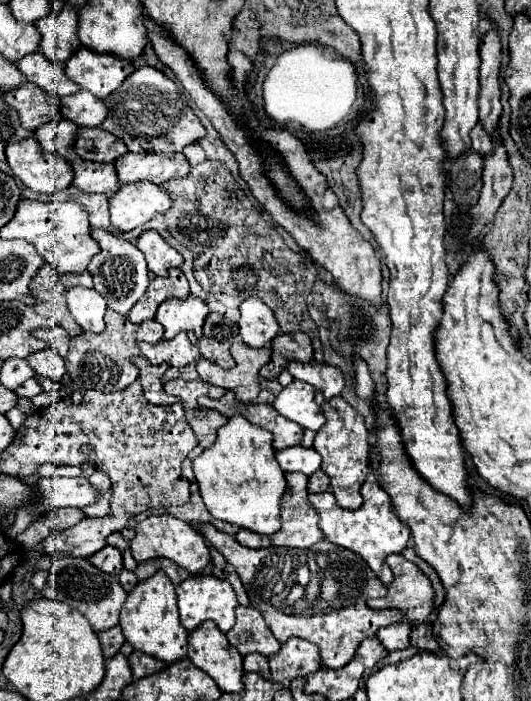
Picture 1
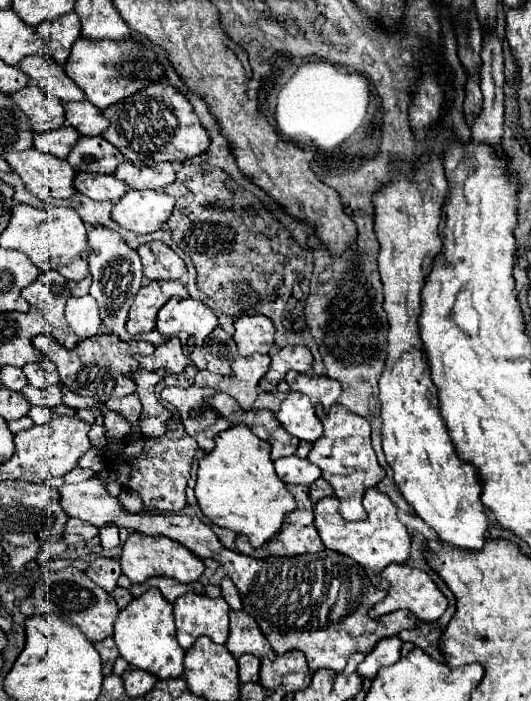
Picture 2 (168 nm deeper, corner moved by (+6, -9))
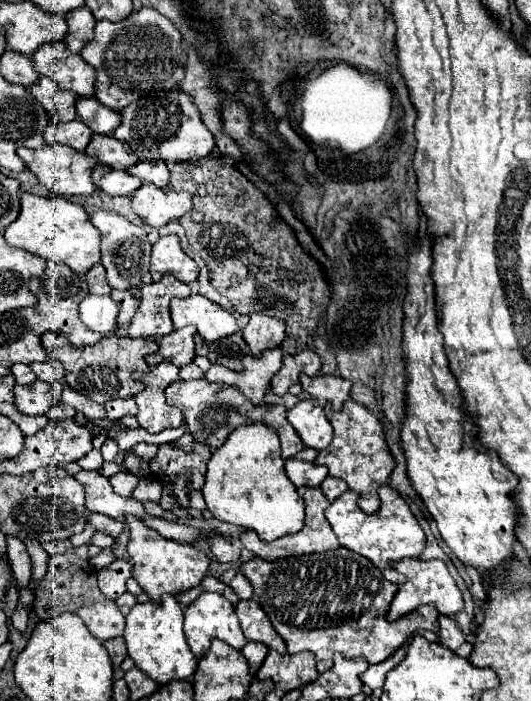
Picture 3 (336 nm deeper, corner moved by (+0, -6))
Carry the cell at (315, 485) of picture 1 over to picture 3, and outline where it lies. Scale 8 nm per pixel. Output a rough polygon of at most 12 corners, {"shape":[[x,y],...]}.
{"shape":[[333,476],[321,482],[329,502],[347,490],[347,484]]}

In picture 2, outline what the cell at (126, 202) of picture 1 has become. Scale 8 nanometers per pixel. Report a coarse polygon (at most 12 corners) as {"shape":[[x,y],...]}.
{"shape":[[129,191],[111,217],[135,233],[161,229],[175,199]]}

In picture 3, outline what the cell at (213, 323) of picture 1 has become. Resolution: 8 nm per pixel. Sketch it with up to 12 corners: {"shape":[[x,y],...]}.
{"shape":[[239,332],[213,344],[195,334],[197,354],[235,372],[249,348]]}

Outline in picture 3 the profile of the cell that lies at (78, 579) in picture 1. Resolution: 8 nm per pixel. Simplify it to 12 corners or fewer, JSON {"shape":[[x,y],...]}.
{"shape":[[51,556],[31,608],[41,620],[73,612],[99,640],[125,616],[87,560]]}

